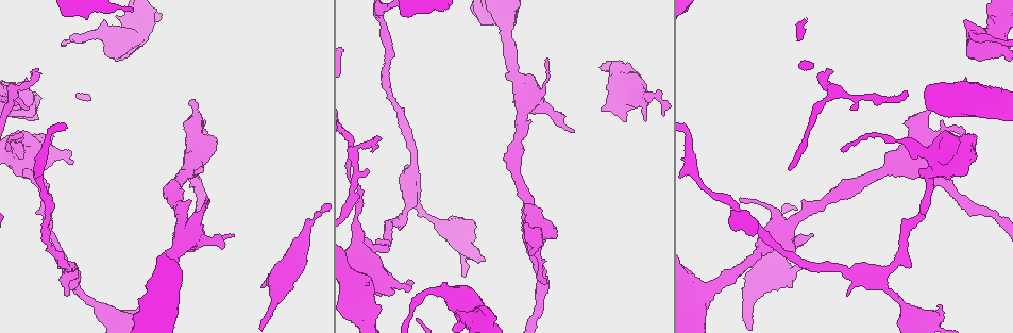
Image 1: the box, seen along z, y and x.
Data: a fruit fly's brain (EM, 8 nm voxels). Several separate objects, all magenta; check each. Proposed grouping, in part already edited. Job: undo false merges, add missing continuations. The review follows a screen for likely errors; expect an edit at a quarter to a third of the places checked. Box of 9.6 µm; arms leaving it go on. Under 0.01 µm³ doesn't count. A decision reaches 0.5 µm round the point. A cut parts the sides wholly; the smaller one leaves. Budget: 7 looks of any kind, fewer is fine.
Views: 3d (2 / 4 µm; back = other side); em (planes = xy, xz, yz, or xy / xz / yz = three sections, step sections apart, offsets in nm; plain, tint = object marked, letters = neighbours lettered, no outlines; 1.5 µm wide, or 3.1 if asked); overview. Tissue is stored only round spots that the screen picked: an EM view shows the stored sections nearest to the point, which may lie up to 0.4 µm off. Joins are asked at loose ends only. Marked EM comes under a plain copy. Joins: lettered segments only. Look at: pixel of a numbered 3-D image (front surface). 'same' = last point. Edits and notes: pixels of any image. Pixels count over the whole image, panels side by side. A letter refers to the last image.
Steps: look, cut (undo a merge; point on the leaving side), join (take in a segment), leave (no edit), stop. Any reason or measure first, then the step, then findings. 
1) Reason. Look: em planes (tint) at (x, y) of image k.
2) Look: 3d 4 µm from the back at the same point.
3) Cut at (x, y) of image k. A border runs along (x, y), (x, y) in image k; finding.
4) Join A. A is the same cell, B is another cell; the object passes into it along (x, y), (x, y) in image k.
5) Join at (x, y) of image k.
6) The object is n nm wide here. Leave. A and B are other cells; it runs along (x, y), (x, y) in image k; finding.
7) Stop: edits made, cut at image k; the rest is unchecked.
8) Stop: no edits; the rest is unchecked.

Stops while still wide. Look: 3d 4 µm at (105, 21) of image 1.

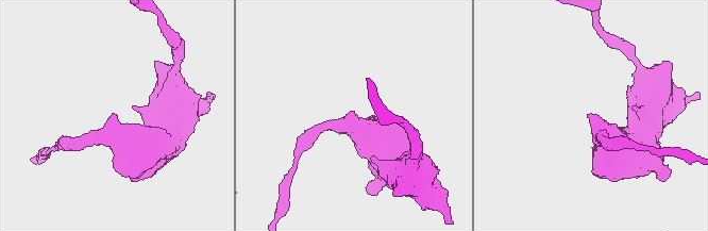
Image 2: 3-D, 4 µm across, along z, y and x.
Need the tissue. Look: em planes (letters) at (593, 114) of image 2.

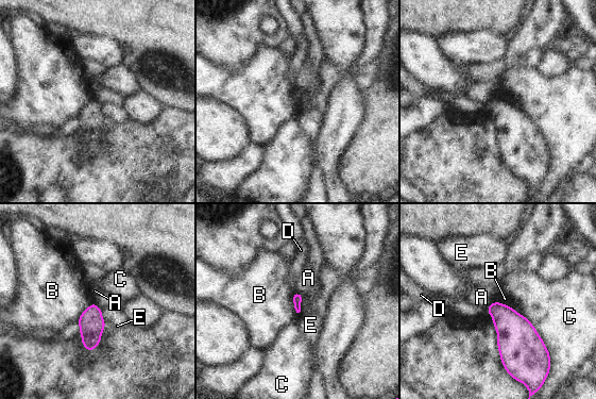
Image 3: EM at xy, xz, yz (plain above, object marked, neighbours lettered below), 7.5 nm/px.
Leave. A, B, C, D and E are other cells; a border runs along (292, 292), (292, 304), (298, 313) in image 3; none of them fits.

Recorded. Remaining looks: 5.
Tapers out. Look: 3d 2 µm at (547, 57) of image 1.

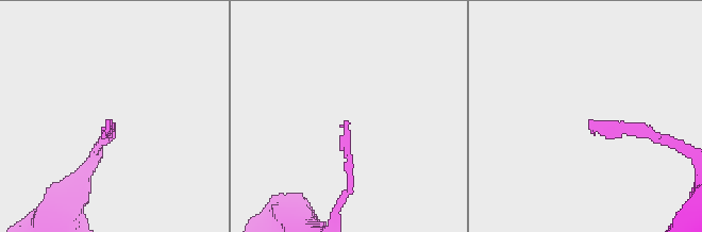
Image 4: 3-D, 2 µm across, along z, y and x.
Shape alone is not enough. Look: em planes (letters) at (589, 122) of image 4.

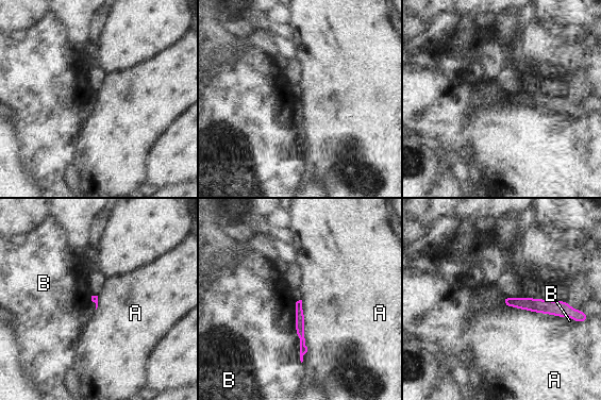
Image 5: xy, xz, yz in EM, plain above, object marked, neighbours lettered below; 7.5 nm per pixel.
Leave. A and B are other cells; none of them fits.

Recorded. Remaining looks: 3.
Branch stops here. Look: 3d 4 µm at (624, 121) of image 1.

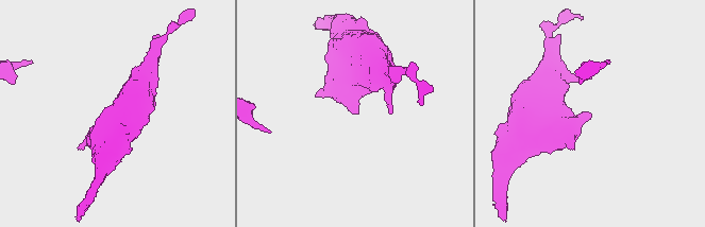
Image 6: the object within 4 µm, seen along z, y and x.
Look: em yz step 8 (letters) at (589, 113) of image 6.

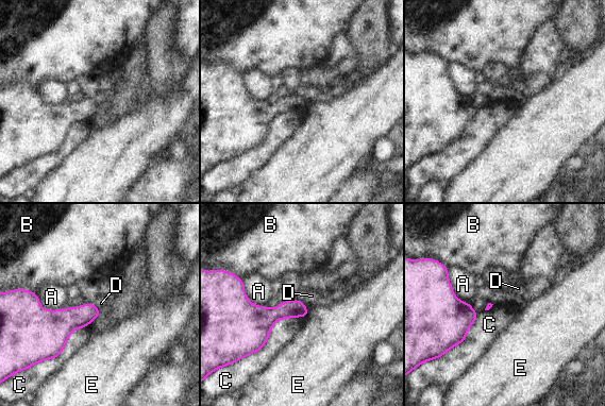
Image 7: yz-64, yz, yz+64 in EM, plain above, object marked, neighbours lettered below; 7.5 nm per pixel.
Another direction. Look: em planes (letters) at the same point.

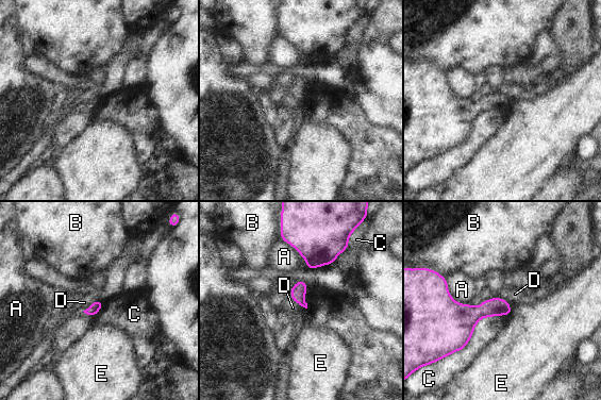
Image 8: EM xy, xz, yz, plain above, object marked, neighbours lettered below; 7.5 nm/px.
Leave. A, B, C, D and E are other cells; a border runs along (290, 299), (306, 309) in image 8; no lettered segment goes on from it.

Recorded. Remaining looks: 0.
Stop: no edits; the rest is unchecked.

